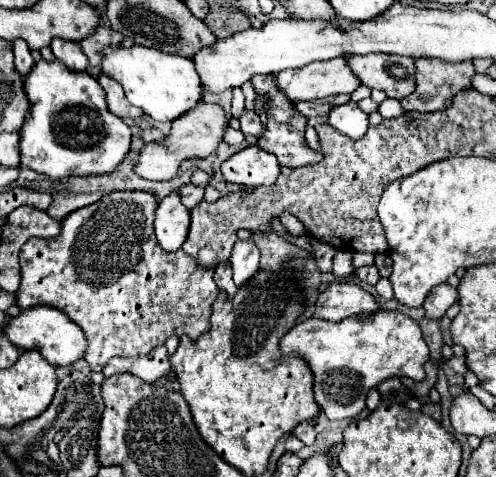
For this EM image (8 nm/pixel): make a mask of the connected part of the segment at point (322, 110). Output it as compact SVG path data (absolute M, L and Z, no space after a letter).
M340 94L340 96L330 96L330 98L322 98L322 100L312 100L312 102L298 102L296 108L302 112L302 116L306 118L312 118L312 116L322 116L322 114L328 114L334 106L340 106L340 104L346 104L350 100L350 96L346 94Z

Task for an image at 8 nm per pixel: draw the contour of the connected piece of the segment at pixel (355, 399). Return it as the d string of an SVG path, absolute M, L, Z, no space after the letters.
M380 310L376 316L368 320L358 320L358 318L346 318L342 322L328 322L328 320L318 320L310 318L304 322L298 322L282 340L280 340L280 350L290 354L296 352L300 354L312 368L314 372L314 394L316 402L322 406L322 412L330 420L346 420L346 418L356 418L364 408L366 408L366 394L370 388L378 386L382 380L392 378L392 376L406 376L412 378L414 382L424 380L424 364L430 358L430 350L420 334L420 326L408 318L402 312L388 312Z

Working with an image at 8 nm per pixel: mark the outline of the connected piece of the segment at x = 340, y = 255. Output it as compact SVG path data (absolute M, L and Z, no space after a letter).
M338 250L336 256L334 256L334 268L332 268L332 274L342 278L346 274L352 274L354 272L354 266L352 266L352 252L348 250Z

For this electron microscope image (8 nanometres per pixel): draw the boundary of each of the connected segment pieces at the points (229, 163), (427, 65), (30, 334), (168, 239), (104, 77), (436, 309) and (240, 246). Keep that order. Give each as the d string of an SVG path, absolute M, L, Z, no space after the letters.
M246 146L222 164L226 182L244 186L270 186L280 174L280 164L274 154L268 154L260 146Z
M436 58L416 60L416 90L400 100L404 110L436 112L444 108L444 102L456 92L470 88L474 66L466 62L446 62Z
M34 306L30 310L22 310L16 316L10 316L10 320L4 326L4 336L22 350L38 350L52 366L70 366L78 358L84 356L86 340L80 328L58 308L54 306Z
M170 192L156 210L154 230L158 244L166 252L178 250L188 236L188 228L190 228L190 210L180 202L178 192Z
M100 72L98 82L100 82L100 86L106 92L106 104L108 104L108 110L112 114L116 114L118 118L132 118L132 120L140 120L144 116L140 112L140 108L128 104L126 96L124 96L124 90L120 88L120 82L118 80L112 80L110 74Z
M440 284L436 288L432 288L432 292L428 294L428 300L424 302L424 310L428 318L442 318L444 312L456 302L456 288L452 288L450 284Z
M238 240L230 256L230 266L236 286L244 284L244 280L250 280L260 268L260 250L256 248L256 244L252 240Z

